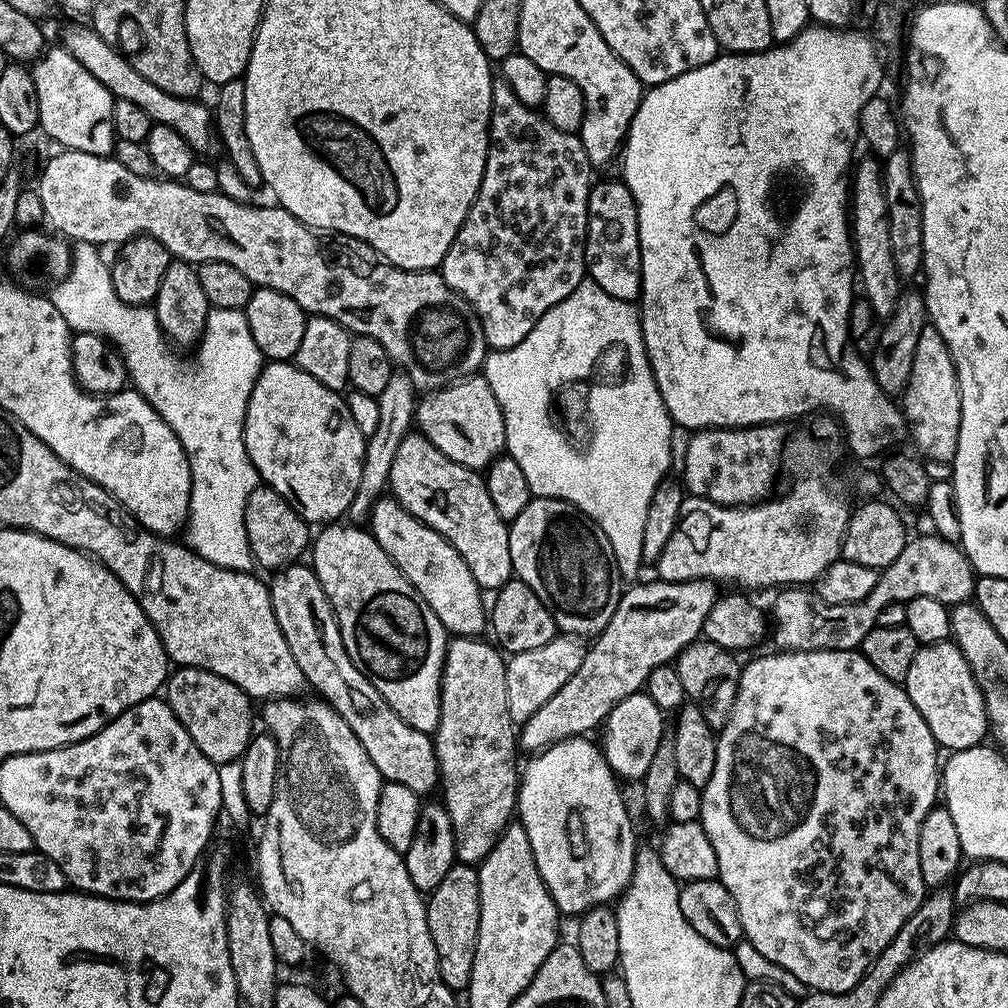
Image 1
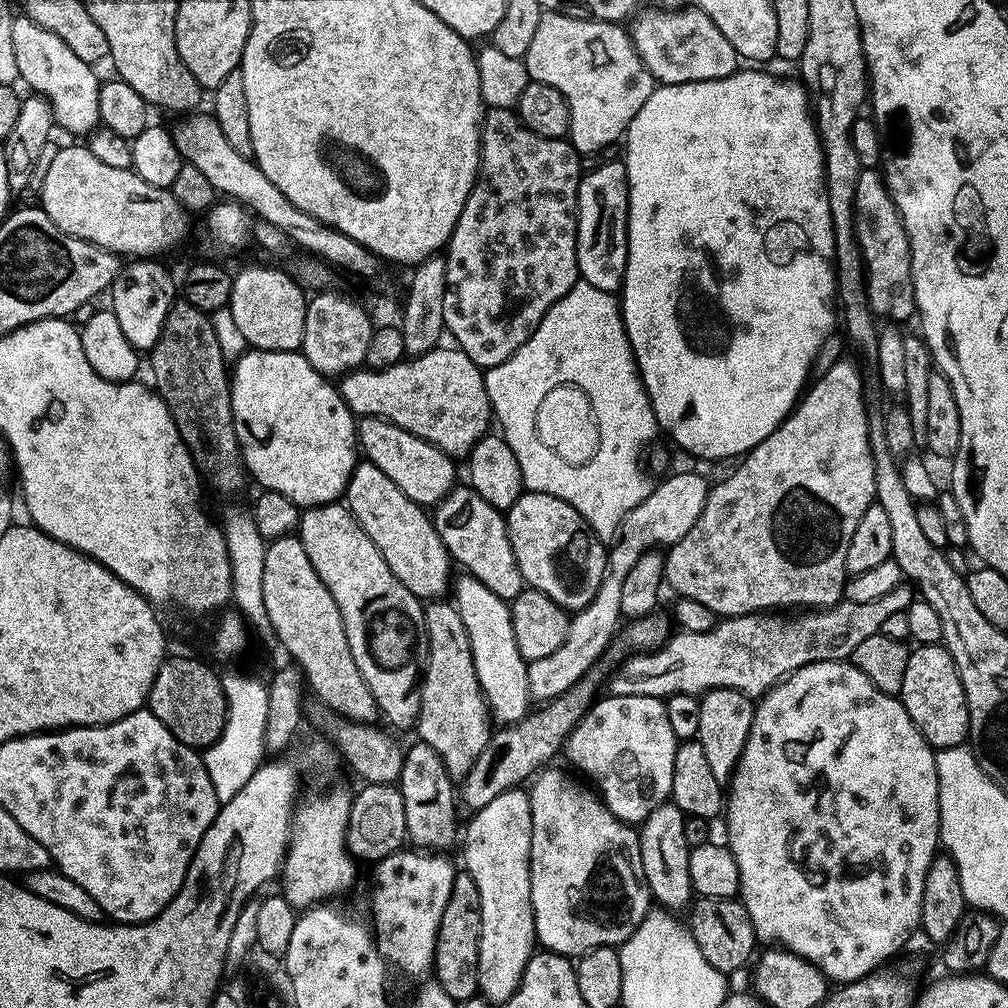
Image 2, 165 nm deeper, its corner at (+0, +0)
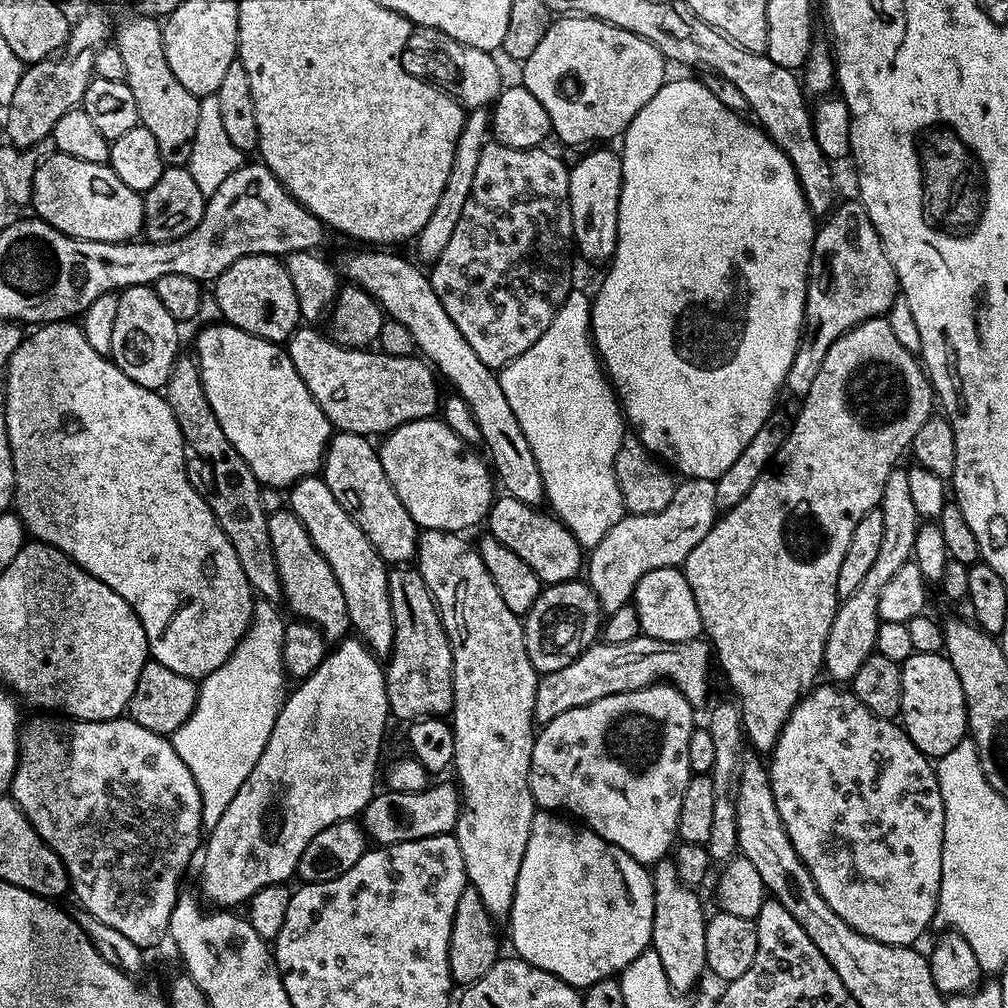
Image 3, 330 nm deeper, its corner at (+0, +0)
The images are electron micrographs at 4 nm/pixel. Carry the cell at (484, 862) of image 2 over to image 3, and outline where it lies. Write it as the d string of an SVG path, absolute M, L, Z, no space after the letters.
M423 529L416 542L415 563L422 578L436 600L436 611L452 644L452 681L454 702L450 723L454 733L453 765L460 767L458 787L462 793L460 817L454 833L466 866L468 884L478 894L493 918L507 917L516 897L518 870L522 870L522 854L530 838L530 826L538 811L530 790L530 766L534 735L534 698L538 673L526 654L524 626L521 617L515 616L502 602L490 570L482 562L479 551L464 541L463 535L442 530Z

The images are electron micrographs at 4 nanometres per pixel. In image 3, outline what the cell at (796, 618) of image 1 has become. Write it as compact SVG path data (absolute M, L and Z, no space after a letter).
M643 634L633 640L608 644L597 642L587 648L570 666L543 673L536 682L534 717L537 725L548 724L558 714L598 702L610 694L633 692L651 684L667 682L681 692L693 706L699 706L708 696L708 679L714 672L714 653L704 638L690 642L662 642Z

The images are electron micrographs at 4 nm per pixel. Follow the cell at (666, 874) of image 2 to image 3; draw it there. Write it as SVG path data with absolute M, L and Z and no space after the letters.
M663 858L651 869L654 886L654 918L652 919L651 951L658 954L666 980L674 991L688 994L688 991L706 972L706 911L696 897L695 887L683 884L678 878L676 861Z

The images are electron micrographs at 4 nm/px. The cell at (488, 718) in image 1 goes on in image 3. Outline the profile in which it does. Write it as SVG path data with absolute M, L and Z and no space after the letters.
M389 567L388 593L394 618L394 642L386 660L384 677L388 711L395 719L397 716L405 722L425 716L447 717L454 702L452 644L419 567Z

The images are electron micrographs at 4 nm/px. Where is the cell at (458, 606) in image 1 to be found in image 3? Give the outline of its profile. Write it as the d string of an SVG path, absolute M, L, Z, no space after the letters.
M336 432L328 441L324 452L322 479L338 498L338 506L358 522L358 530L370 538L370 546L378 550L384 563L389 566L404 566L416 555L418 529L410 510L402 506L402 498L394 494L390 478L382 470L382 462L377 445L369 437Z

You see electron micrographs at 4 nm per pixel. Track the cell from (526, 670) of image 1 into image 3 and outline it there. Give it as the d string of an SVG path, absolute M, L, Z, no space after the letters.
M688 478L677 487L666 510L658 510L658 514L626 514L617 524L610 526L610 534L590 549L586 560L586 582L598 598L601 613L609 614L629 603L636 583L650 570L683 565L690 550L706 538L717 515L715 483Z

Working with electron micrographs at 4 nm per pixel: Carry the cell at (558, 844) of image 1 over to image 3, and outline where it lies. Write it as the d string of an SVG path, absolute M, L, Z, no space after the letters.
M538 810L534 814L510 913L512 944L519 959L562 978L574 989L583 990L594 982L615 977L638 954L649 951L653 918L654 886L652 873L645 865L630 858L626 850L606 842L591 828L555 811Z

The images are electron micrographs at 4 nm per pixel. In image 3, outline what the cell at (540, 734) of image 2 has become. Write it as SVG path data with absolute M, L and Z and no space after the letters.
M433 783L416 793L380 790L373 795L362 813L362 827L369 839L377 845L414 842L418 838L447 836L455 833L460 817L462 793L455 783Z

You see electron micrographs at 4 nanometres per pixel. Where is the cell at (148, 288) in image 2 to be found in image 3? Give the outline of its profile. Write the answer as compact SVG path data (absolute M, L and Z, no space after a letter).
M143 284L123 289L119 293L118 318L114 318L114 334L110 337L113 364L138 386L153 390L163 389L167 384L172 368L181 355L178 321L162 306L155 287Z

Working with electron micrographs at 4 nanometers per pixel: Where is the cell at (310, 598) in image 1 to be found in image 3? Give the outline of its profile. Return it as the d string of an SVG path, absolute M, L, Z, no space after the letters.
M290 510L271 513L268 517L270 530L270 546L274 546L274 562L278 562L278 578L283 603L288 603L287 611L293 617L308 620L330 642L339 642L353 631L350 622L350 609L346 607L344 588L338 586L338 578L334 578L334 570L330 570L330 562L318 554L314 542L310 542L310 534L306 534L306 526Z

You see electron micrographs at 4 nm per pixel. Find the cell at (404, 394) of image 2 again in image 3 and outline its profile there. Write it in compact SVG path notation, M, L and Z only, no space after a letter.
M316 326L297 327L286 341L286 351L298 378L306 382L306 390L322 406L322 414L336 432L376 438L411 420L435 417L441 407L437 373L431 363L415 355L388 356L379 350L346 348L331 335L323 336Z

